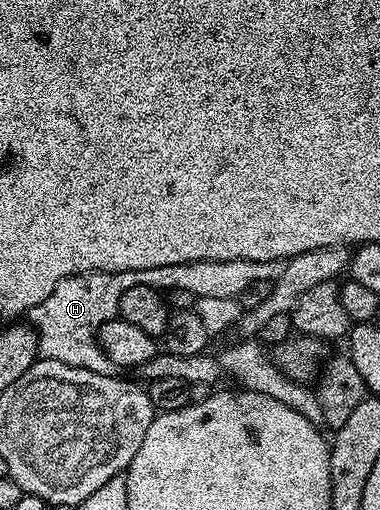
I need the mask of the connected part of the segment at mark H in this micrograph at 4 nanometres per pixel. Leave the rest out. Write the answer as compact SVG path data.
M228 259L227 261L193 261L192 263L176 263L146 269L140 274L132 271L123 273L81 273L75 277L56 283L52 295L44 299L44 303L36 303L36 307L28 310L29 324L34 326L38 336L38 357L48 361L59 361L68 367L80 367L92 371L96 375L115 376L116 366L108 355L96 343L98 328L104 323L118 317L120 295L133 285L141 284L159 291L172 287L184 287L184 291L192 291L195 298L235 299L241 298L242 292L252 283L276 280L282 273L283 262L280 261L245 261L244 259Z

